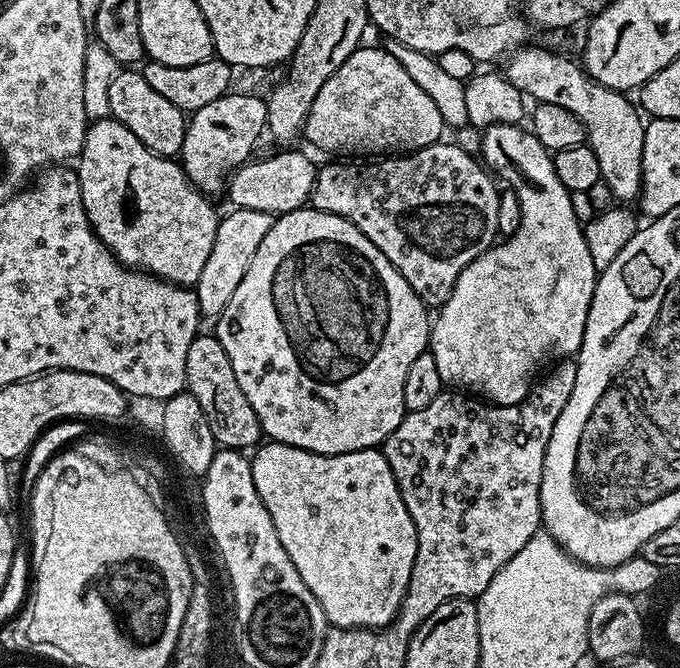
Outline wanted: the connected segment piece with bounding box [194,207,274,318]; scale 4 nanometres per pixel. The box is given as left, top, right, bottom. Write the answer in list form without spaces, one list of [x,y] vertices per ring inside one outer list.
[[[233,207],[231,211],[232,213],[228,217],[224,216],[219,221],[213,249],[210,250],[206,266],[194,285],[200,314],[204,318],[208,318],[208,316],[218,318],[222,314],[222,310],[226,310],[226,306],[230,302],[230,298],[234,298],[234,290],[238,290],[238,282],[242,282],[258,246],[262,246],[262,238],[266,238],[266,234],[270,234],[270,226],[274,219],[273,213],[262,210]]]

